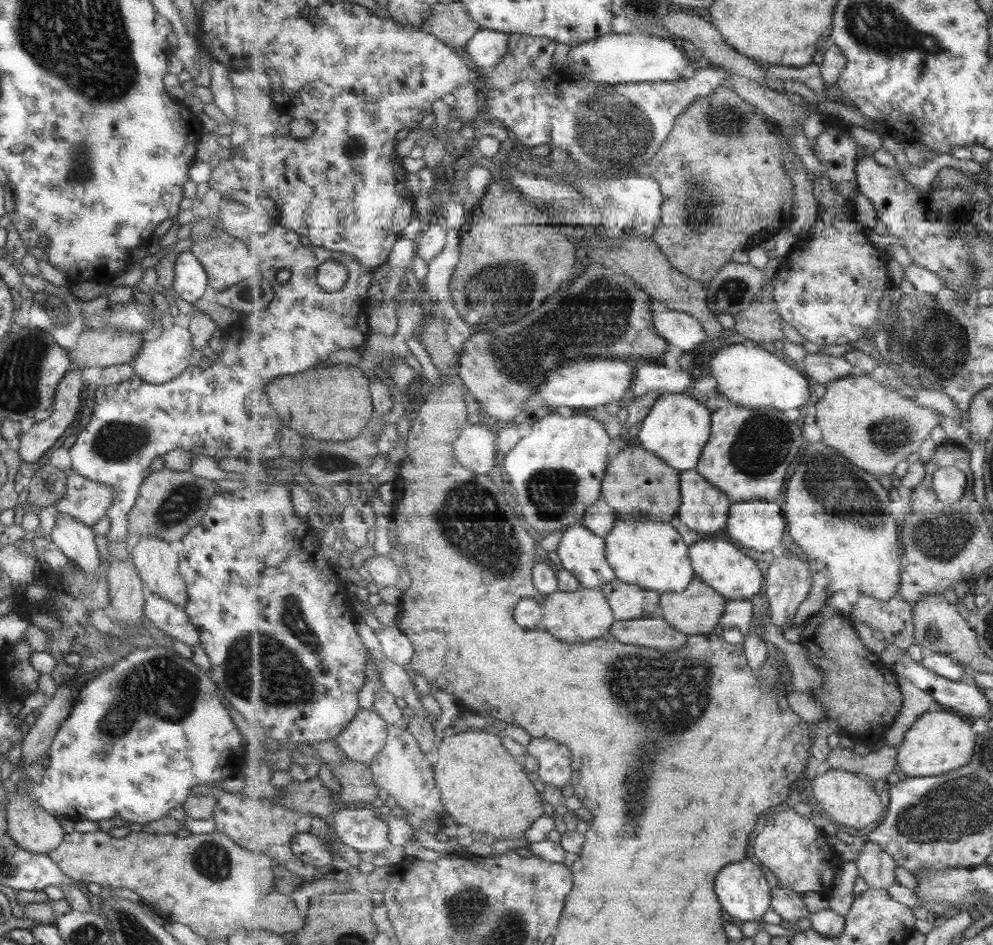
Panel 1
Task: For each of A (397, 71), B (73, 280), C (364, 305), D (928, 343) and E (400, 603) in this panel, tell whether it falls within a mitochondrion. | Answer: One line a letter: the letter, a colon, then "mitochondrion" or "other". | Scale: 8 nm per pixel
A: other
B: other
C: other
D: mitochondrion
E: other

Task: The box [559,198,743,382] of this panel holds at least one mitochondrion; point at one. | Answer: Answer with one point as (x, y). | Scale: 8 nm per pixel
(615, 305)

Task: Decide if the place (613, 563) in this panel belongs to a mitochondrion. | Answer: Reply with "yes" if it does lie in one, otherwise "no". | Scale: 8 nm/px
no

